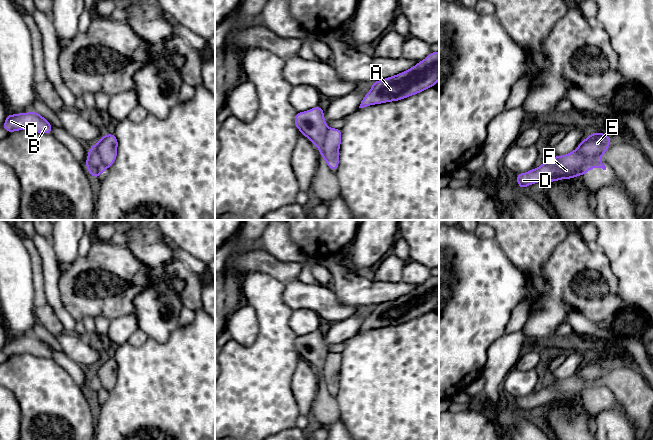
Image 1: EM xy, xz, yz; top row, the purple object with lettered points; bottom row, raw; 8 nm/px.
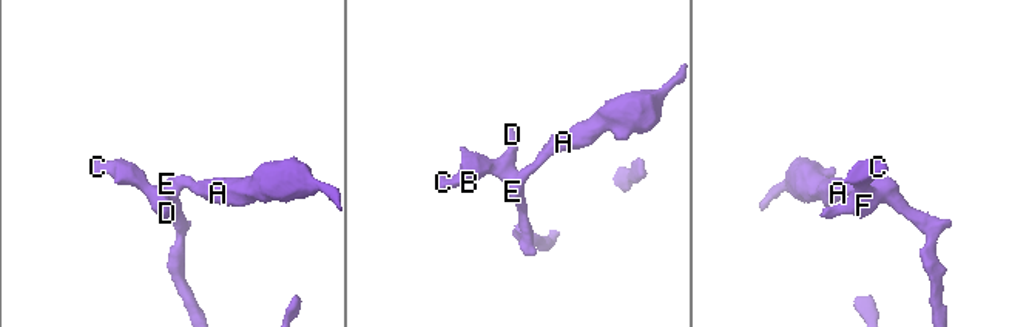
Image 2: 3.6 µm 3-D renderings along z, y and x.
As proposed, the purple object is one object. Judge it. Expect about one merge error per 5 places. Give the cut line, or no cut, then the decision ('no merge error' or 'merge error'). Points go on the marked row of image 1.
cut xy (92, 146), (98, 153), (104, 169); merge error

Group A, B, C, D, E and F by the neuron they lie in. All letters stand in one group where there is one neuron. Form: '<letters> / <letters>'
A E / B C D F

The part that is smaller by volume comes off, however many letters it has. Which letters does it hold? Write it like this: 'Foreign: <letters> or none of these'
Foreign: B, C, D, F

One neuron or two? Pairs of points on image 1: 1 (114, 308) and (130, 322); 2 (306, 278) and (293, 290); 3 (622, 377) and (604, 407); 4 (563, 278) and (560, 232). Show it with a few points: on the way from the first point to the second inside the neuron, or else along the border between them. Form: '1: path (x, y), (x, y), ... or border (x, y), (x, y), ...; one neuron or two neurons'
1: border (133, 312), (114, 317), (111, 320); two neurons
2: border (297, 278), (304, 283), (315, 283); two neurons
3: border (606, 393), (614, 397), (627, 413); two neurons
4: border (569, 232), (547, 260); two neurons

